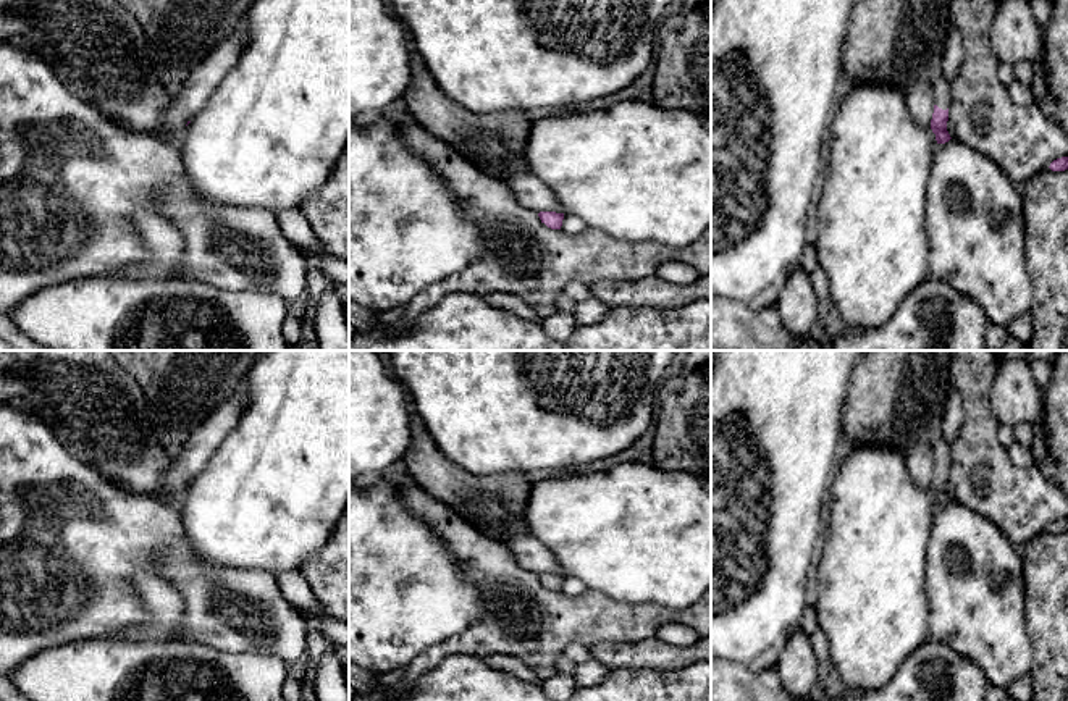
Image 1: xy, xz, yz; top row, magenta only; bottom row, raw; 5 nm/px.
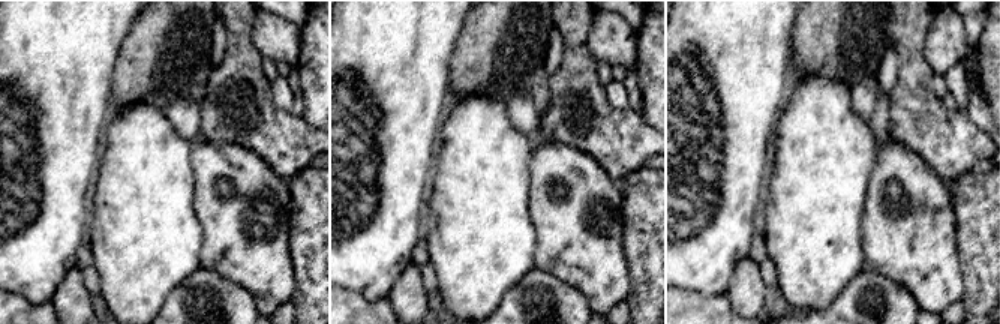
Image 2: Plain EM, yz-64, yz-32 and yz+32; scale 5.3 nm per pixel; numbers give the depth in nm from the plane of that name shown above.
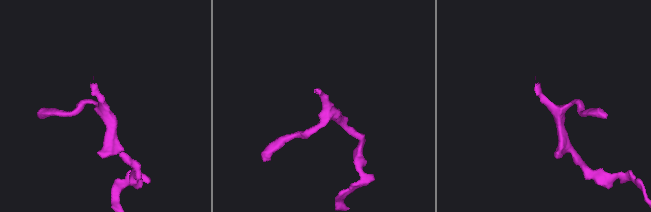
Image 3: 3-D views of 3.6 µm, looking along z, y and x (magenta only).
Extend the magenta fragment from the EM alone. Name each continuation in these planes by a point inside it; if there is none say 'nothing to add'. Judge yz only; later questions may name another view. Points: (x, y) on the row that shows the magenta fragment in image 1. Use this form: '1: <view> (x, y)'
1: yz (899, 41)

